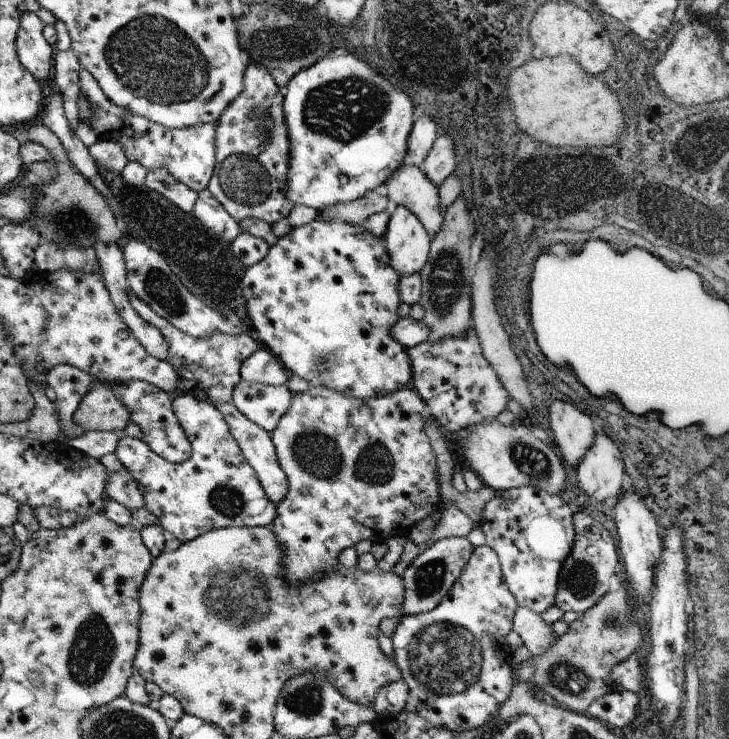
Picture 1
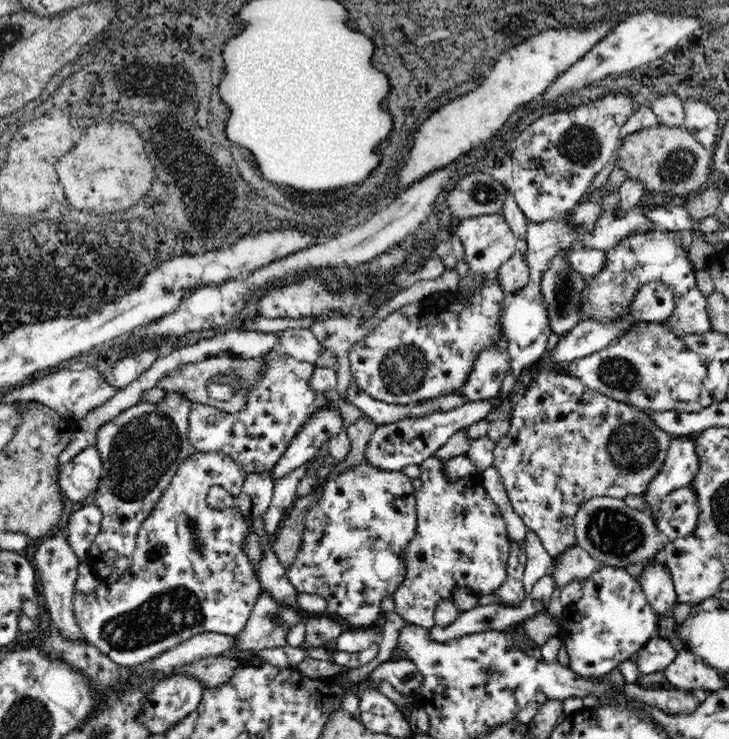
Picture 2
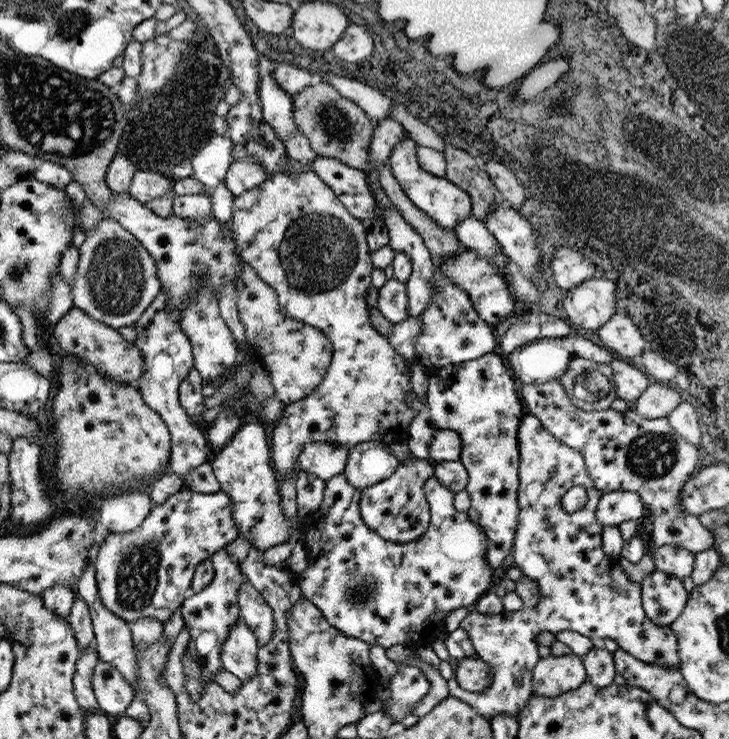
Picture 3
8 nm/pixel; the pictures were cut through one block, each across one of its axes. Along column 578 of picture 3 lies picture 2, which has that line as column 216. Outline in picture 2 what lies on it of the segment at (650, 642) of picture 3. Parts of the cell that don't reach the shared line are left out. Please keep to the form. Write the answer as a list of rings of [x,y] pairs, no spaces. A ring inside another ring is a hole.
[[[222,450],[192,452],[192,456],[180,464],[172,482],[138,528],[132,568],[116,584],[98,584],[94,592],[82,594],[76,590],[72,594],[72,614],[76,616],[76,624],[86,642],[96,646],[116,666],[136,668],[200,634],[238,636],[246,628],[258,600],[262,598],[262,584],[246,552],[248,520],[238,506],[214,510],[206,502],[206,494],[212,486],[222,486],[238,498],[246,478],[248,472],[242,464]]]

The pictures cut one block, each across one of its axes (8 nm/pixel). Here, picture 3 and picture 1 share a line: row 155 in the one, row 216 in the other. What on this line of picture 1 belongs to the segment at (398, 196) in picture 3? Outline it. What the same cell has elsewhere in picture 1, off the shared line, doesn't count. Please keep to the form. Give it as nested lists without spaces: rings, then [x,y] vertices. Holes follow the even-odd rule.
[[[377,192],[363,194],[363,198],[355,198],[355,202],[335,202],[335,206],[325,206],[317,212],[317,222],[343,222],[349,226],[363,226],[367,218],[373,218],[381,210],[387,210],[391,204],[385,196]]]

